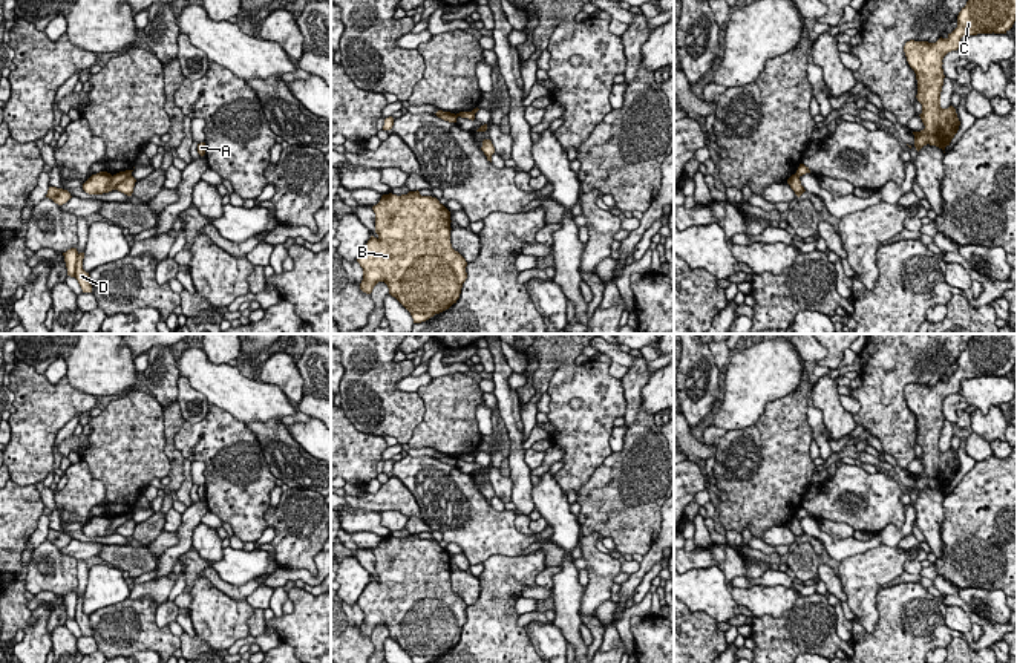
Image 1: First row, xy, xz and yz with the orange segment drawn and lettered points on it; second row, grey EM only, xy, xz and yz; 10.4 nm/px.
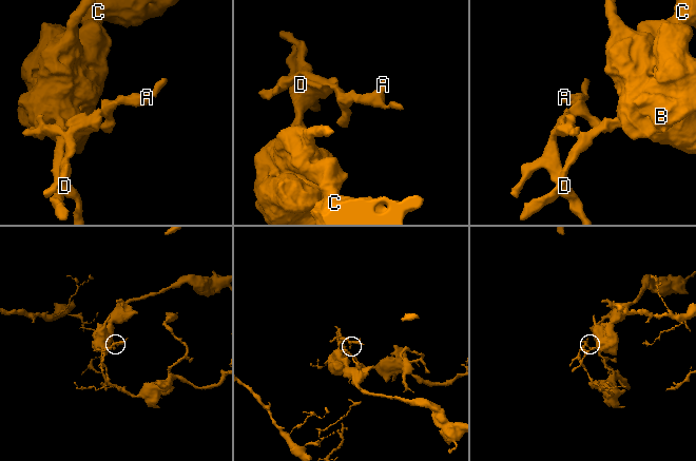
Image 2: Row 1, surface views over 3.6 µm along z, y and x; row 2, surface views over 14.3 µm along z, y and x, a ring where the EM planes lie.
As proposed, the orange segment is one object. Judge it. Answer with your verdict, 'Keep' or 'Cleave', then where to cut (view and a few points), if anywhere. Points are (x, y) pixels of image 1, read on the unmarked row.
Cleave. Split along xy (78, 597), (74, 619)

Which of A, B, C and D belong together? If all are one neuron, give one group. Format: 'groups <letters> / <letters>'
groups A D / B C

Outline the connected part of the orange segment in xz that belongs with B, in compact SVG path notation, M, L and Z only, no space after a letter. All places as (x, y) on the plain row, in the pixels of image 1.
M418 533L401 539L383 537L372 553L378 579L371 579L357 600L363 611L360 632L371 637L378 625L384 625L414 663L429 663L456 646L467 622L467 605L452 591L450 554L437 541L421 539Z

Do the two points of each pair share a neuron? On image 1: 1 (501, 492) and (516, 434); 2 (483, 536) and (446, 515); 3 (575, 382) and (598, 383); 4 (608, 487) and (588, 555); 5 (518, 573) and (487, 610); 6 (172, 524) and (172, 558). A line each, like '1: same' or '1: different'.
1: different
2: same
3: same
4: different
5: same
6: different

